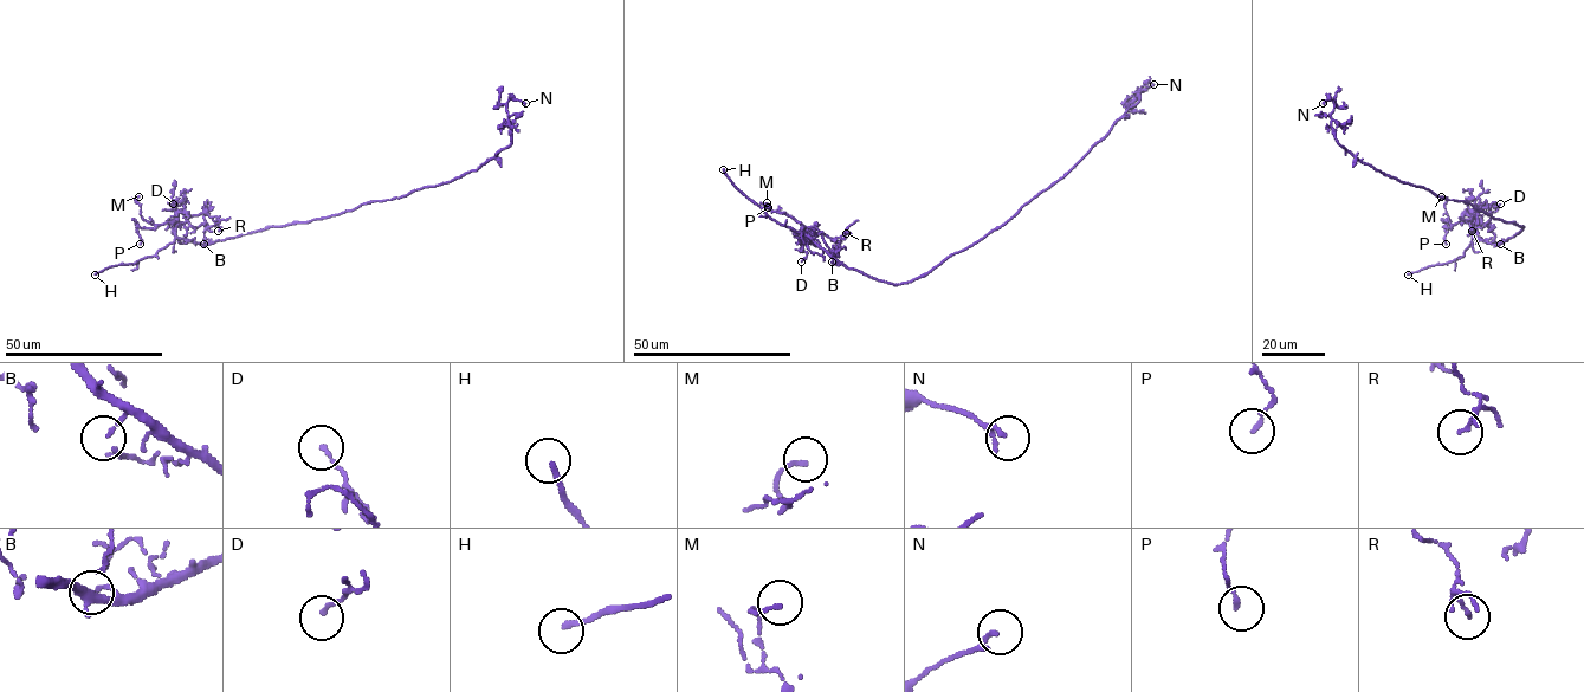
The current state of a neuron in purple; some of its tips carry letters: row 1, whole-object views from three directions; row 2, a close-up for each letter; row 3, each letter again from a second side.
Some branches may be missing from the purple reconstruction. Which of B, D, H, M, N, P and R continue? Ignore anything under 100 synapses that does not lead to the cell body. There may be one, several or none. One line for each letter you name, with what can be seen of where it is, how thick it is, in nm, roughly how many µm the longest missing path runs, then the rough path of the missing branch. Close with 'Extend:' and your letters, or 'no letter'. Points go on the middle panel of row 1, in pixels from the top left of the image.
H: place (723, 169); calibre 180 nm; missing 25 µm; course (723, 169), (710, 167), (702, 174), (692, 198)
Extend: H

